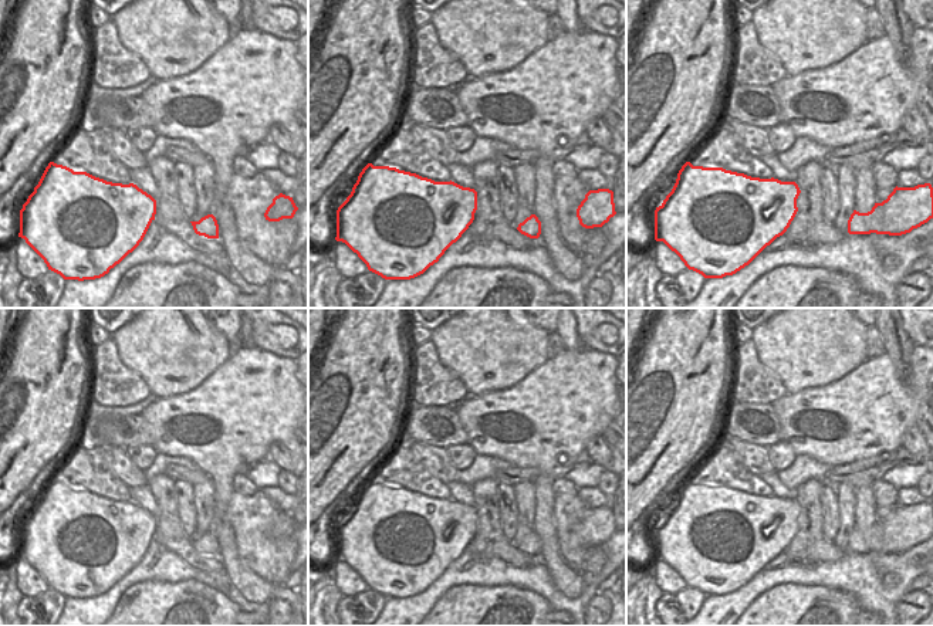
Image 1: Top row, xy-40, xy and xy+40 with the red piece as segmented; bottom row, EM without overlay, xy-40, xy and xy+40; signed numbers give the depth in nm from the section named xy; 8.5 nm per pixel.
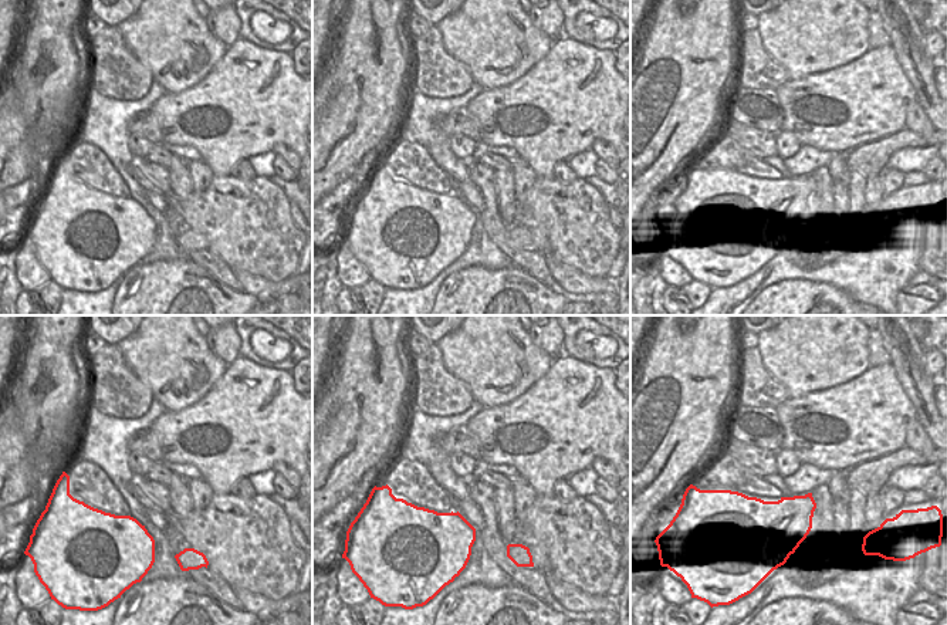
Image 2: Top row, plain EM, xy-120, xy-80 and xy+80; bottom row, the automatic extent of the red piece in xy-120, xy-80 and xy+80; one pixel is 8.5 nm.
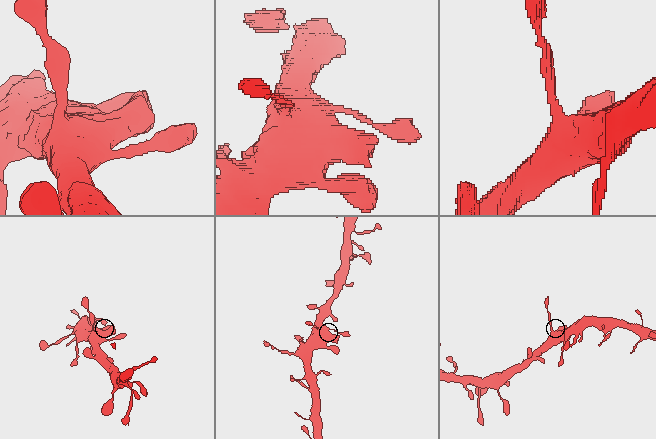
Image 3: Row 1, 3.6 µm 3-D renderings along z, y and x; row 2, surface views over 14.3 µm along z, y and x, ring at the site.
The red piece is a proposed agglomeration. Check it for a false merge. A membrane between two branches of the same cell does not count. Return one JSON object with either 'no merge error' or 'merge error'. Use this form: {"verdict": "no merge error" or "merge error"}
{"verdict": "no merge error"}

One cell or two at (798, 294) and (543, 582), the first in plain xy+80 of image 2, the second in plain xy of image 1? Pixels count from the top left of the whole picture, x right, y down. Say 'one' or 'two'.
two

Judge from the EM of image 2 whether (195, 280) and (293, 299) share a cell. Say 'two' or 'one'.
two

